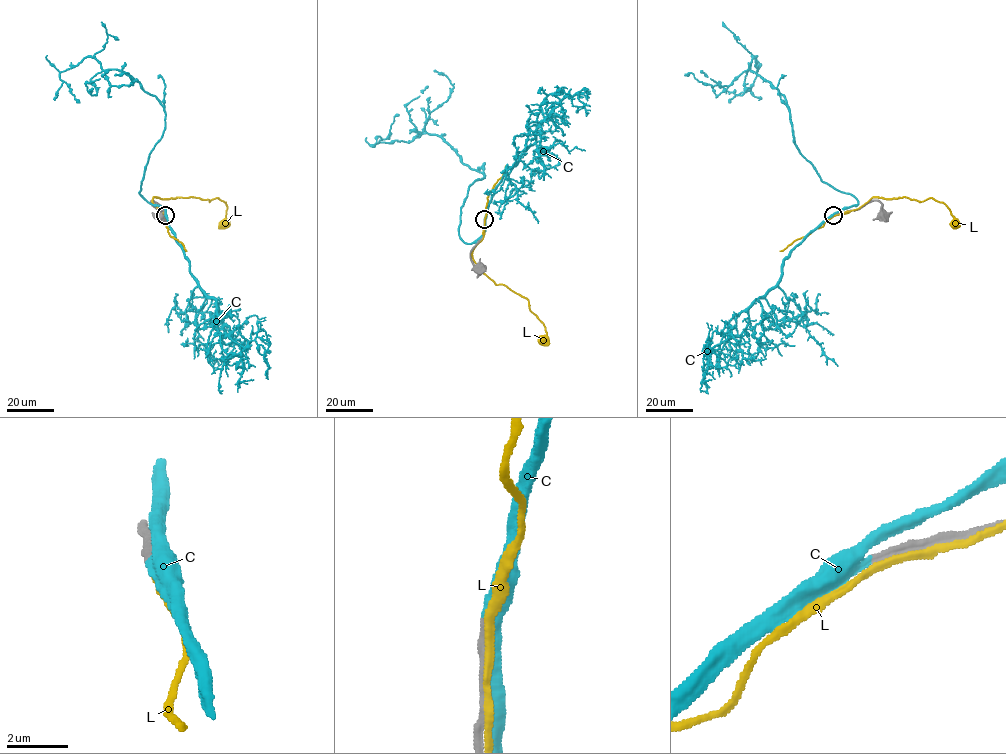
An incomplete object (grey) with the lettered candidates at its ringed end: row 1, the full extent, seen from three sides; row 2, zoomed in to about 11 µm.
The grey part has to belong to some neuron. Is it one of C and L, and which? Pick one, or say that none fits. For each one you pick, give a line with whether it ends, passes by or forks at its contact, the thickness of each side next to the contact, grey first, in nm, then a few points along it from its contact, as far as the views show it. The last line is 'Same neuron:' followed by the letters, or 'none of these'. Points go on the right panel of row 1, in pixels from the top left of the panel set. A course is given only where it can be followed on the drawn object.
C: it passes by; 280 nm thick on the grey side, 400 nm on the other; it runs (833, 215), (858, 200), (824, 183), (801, 153), (784, 96), (747, 70), (756, 56), (754, 82), (729, 102)
Same neuron: C

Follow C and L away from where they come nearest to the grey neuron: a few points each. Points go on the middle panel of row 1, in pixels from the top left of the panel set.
C: (484, 219), (483, 233), (466, 243), (460, 208), (485, 176), (438, 136), (379, 142), (399, 115)
L: (484, 223), (474, 261), (496, 285), (525, 297), (543, 324), (544, 339)

